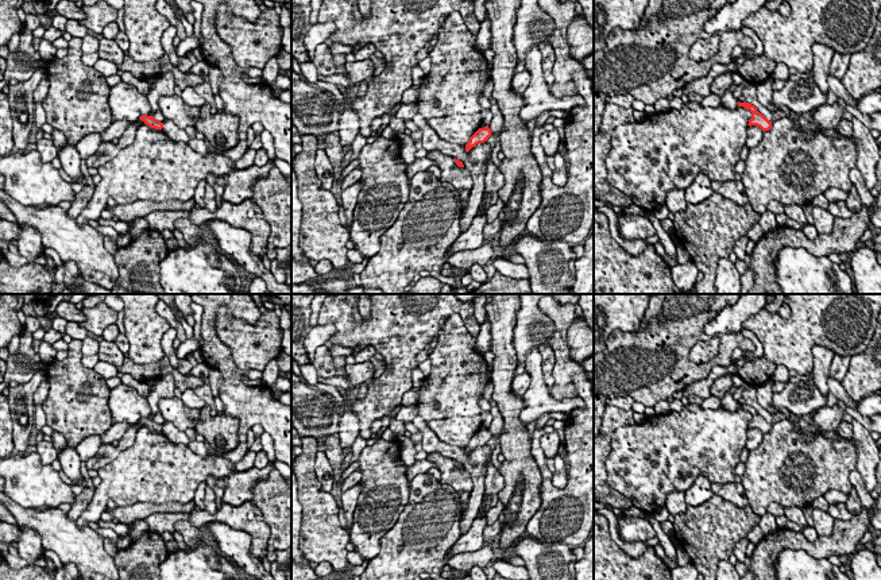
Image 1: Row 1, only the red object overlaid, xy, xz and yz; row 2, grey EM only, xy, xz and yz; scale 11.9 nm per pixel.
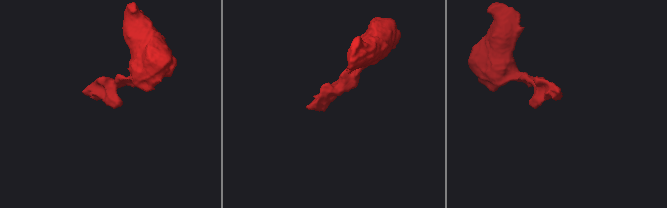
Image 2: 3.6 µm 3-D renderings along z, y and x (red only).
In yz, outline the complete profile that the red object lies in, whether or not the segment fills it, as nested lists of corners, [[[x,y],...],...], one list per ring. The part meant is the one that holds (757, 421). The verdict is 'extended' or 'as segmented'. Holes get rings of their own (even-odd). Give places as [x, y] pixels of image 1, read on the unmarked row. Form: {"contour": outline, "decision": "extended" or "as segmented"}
{"contour": [[[739,405],[738,409],[743,409],[751,414],[751,421],[749,422],[747,428],[757,428],[760,429],[764,434],[769,433],[772,430],[772,424],[769,424],[762,415],[757,413],[757,410],[749,405]]], "decision": "as segmented"}

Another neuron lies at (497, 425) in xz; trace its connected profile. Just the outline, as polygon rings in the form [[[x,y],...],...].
[[[498,406],[491,407],[490,413],[492,415],[492,422],[488,426],[488,430],[491,432],[492,436],[486,444],[491,448],[491,451],[494,451],[496,440],[501,437],[501,433],[503,430],[503,417]]]

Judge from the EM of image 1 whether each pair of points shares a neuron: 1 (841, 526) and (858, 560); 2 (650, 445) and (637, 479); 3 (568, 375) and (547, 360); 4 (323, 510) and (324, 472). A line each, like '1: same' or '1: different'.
1: different
2: same
3: different
4: different

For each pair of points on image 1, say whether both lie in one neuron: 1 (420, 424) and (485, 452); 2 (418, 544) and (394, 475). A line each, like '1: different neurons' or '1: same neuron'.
1: same neuron
2: different neurons

